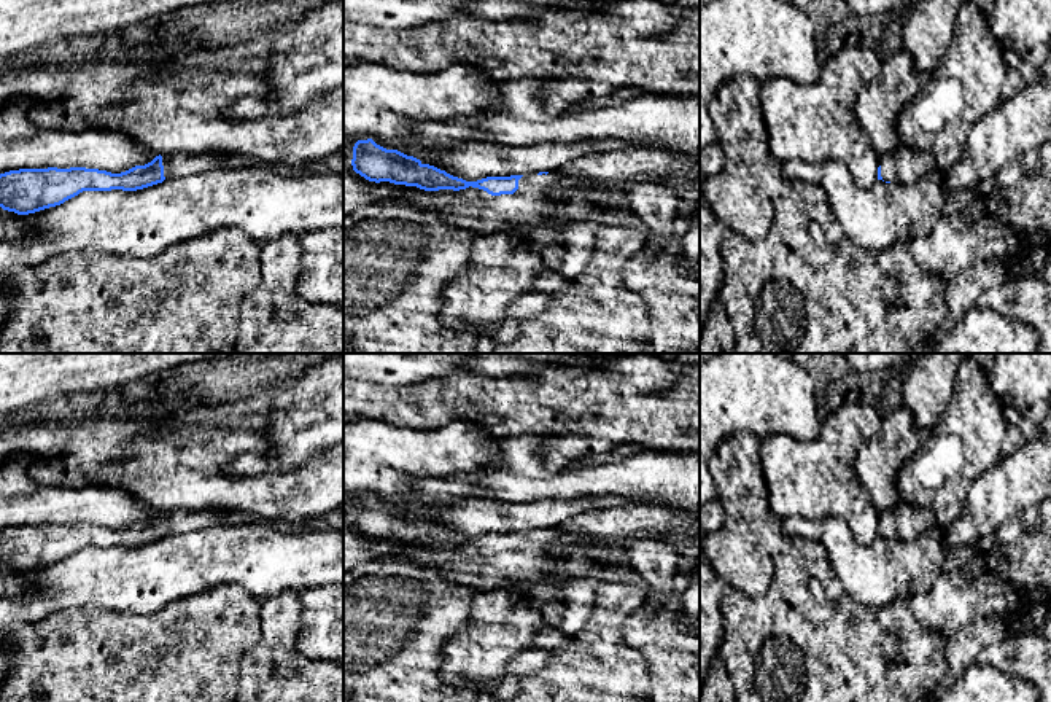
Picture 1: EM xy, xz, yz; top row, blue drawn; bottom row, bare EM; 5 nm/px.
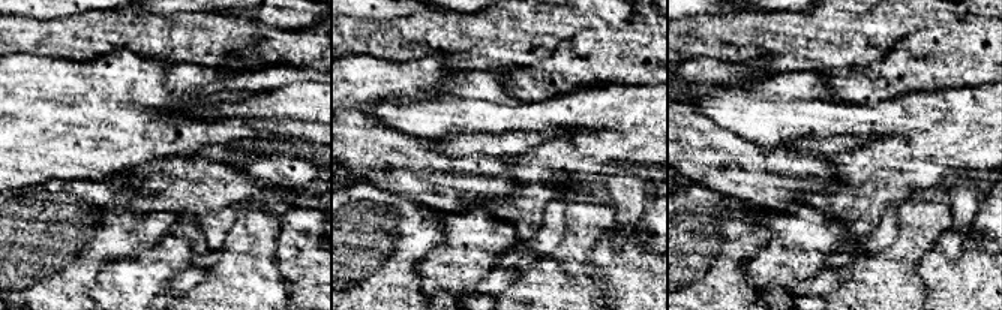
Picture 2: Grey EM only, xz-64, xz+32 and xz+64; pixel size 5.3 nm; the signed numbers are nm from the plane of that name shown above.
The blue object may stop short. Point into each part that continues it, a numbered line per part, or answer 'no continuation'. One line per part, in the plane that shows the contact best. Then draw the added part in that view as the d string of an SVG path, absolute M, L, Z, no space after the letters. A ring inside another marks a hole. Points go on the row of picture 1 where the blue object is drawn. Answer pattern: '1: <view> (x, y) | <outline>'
1: xz (473, 209) | M557 172L547 175L531 174L518 180L518 189L514 194L491 196L472 186L460 191L425 191L417 188L391 202L409 204L420 210L434 210L452 226L469 229L475 234L498 231L515 234L520 228L542 224L557 207L568 213L568 224L591 221L591 216L601 207L588 199L588 189L568 188L566 197L557 201L547 191L560 183L561 178Z

